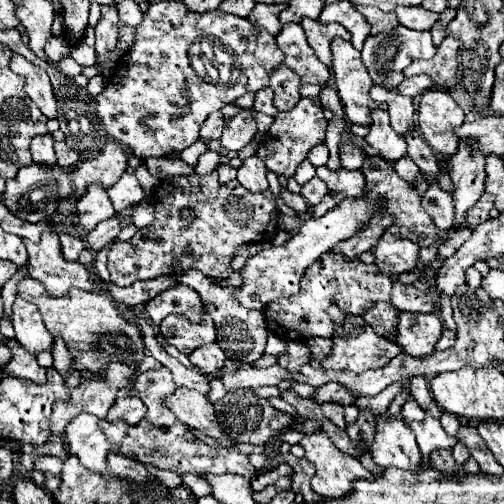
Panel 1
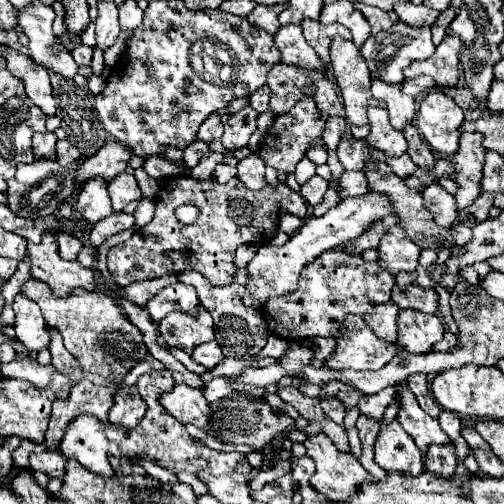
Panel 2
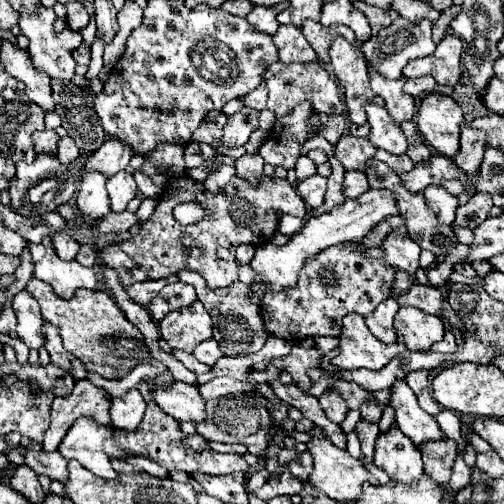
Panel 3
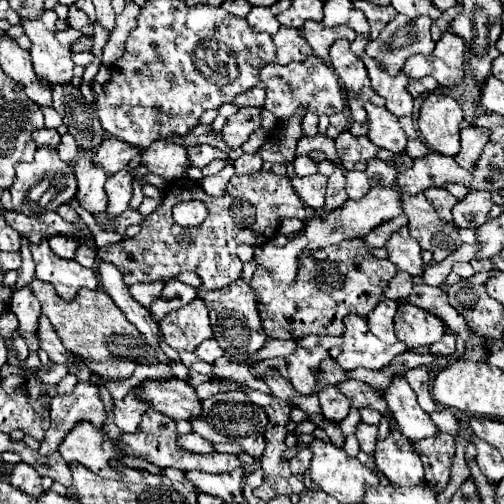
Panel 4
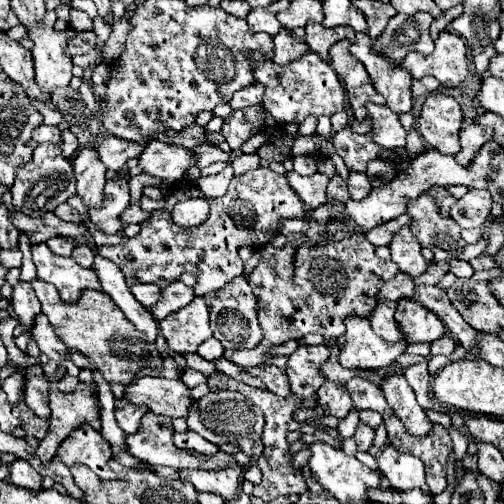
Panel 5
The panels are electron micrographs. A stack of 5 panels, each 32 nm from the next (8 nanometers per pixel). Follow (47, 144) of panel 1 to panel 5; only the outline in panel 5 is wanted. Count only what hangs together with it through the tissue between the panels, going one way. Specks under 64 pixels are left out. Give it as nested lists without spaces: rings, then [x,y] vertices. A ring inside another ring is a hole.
[[[42,124],[42,126],[36,128],[36,132],[32,132],[32,136],[34,136],[34,140],[36,140],[38,144],[46,144],[46,142],[58,144],[58,142],[60,142],[60,130],[58,130],[56,126],[46,126],[46,124]]]

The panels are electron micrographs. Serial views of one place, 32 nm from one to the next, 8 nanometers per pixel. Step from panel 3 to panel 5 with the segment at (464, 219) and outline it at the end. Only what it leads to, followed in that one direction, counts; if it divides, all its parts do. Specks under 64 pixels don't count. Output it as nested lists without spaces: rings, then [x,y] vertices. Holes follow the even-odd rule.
[[[470,190],[452,206],[452,218],[460,228],[482,226],[490,218],[492,198],[486,190]]]

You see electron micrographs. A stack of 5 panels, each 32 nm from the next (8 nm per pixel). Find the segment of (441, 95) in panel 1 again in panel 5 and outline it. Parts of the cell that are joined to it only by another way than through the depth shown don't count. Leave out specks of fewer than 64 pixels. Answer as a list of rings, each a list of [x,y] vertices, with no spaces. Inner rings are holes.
[[[432,92],[422,104],[422,112],[418,118],[418,130],[440,154],[456,156],[460,150],[458,132],[462,126],[462,110],[460,104],[446,94]]]

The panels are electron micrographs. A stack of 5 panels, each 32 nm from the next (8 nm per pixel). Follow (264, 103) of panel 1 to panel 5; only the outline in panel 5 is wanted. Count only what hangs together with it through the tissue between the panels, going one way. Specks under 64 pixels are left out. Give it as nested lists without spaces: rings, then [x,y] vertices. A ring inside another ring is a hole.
[[[252,84],[250,88],[240,90],[238,92],[238,108],[262,104],[262,94],[264,94],[264,86],[262,84]]]

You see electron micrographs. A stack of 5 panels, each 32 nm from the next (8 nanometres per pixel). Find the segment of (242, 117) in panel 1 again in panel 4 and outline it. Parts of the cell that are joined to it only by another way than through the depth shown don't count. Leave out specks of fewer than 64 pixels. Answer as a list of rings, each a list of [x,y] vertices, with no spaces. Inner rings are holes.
[[[240,108],[234,116],[230,116],[222,128],[222,140],[228,144],[228,148],[242,146],[254,130],[260,128],[260,108]]]

